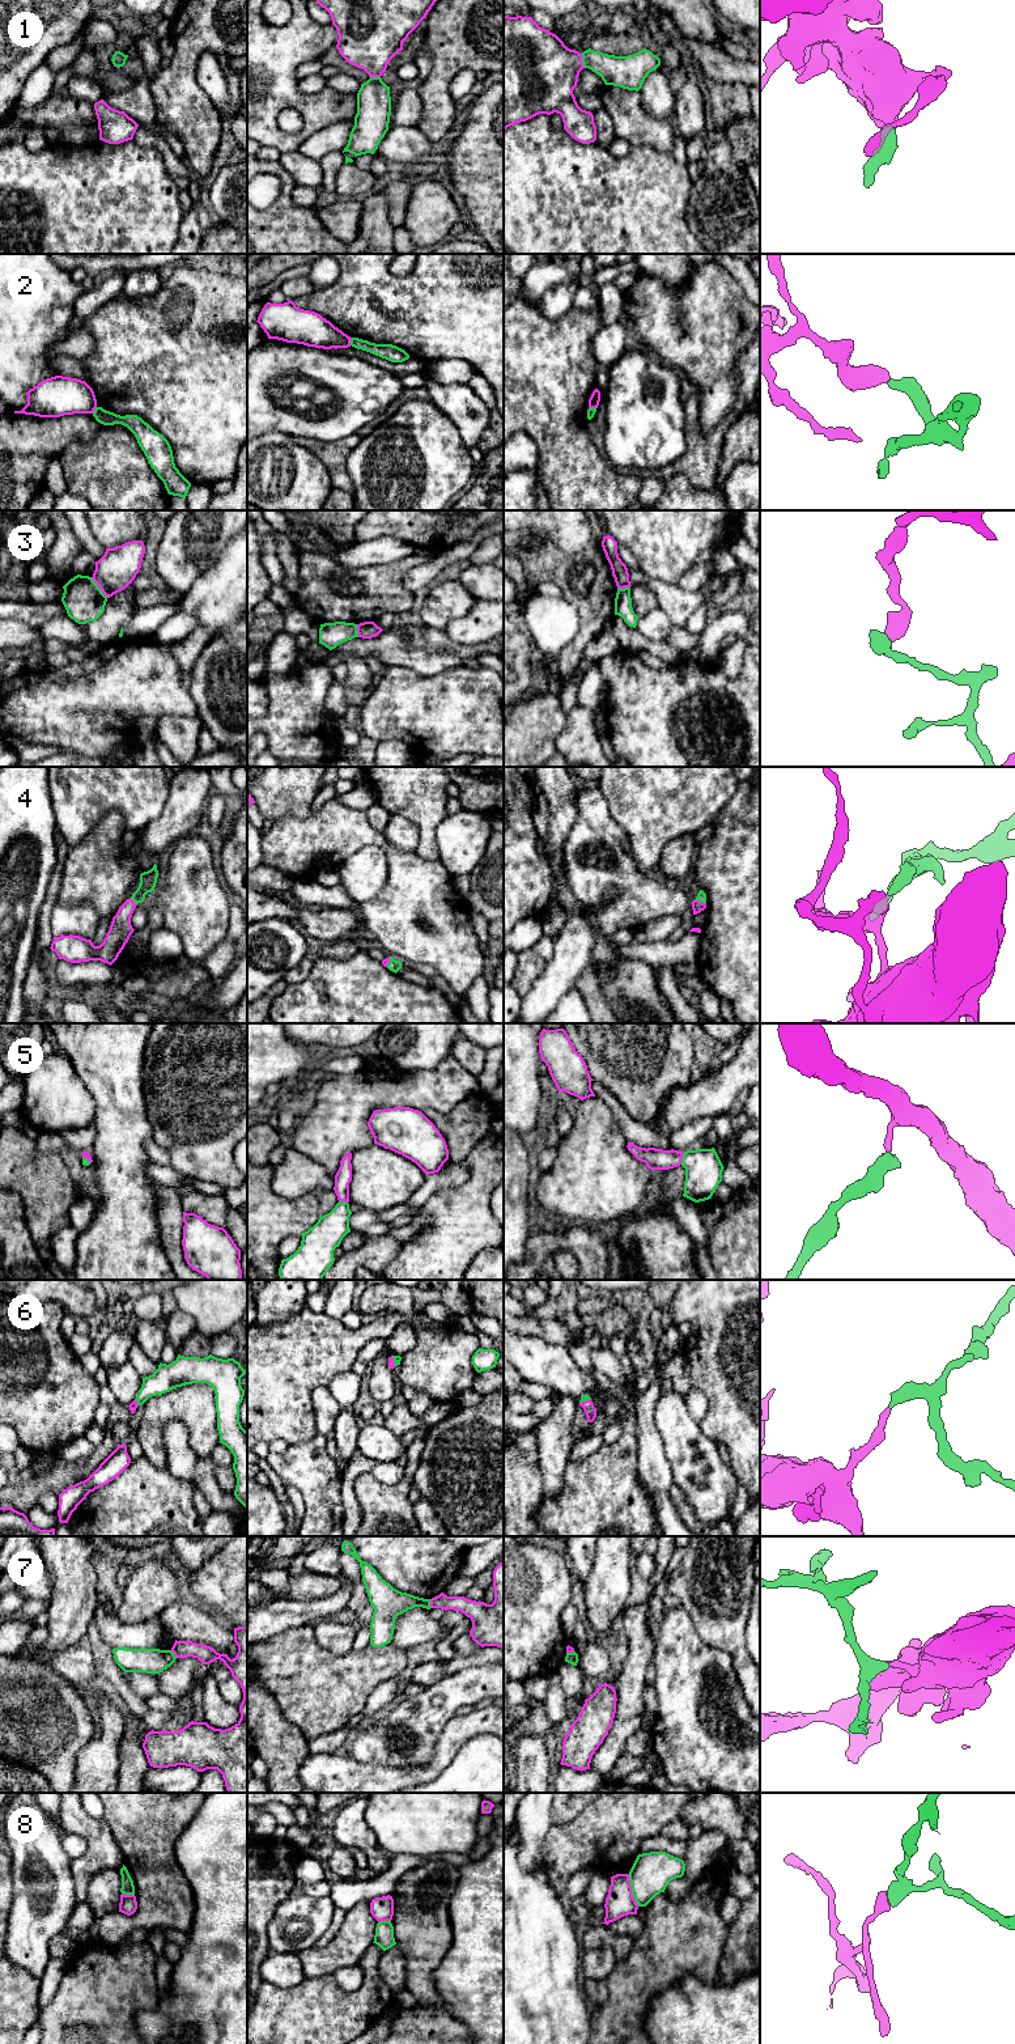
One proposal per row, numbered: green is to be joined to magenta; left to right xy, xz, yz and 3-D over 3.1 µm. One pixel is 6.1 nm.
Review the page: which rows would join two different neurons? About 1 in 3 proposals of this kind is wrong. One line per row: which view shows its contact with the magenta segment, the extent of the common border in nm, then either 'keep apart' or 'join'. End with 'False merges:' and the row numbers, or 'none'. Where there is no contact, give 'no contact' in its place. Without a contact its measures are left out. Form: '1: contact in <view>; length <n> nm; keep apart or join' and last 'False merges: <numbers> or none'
1: contact in yz; length 90 nm; join
2: contact in xz; length 50 nm; keep apart
3: contact in xy; length 170 nm; keep apart
4: contact in yz; length 80 nm; join
5: contact in yz; length 80 nm; join
6: contact in yz; length 80 nm; join
7: contact in xz; length 60 nm; keep apart
8: contact in yz; length 220 nm; keep apart
False merges: 2, 3, 7, 8

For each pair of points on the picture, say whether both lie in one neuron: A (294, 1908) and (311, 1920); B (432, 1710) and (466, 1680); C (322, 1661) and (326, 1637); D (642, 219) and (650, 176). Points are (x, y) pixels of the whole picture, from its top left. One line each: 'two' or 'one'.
A: one
B: one
C: two
D: one

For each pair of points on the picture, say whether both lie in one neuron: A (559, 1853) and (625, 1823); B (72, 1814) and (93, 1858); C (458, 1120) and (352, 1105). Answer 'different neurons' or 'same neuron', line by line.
A: same neuron
B: same neuron
C: different neurons

